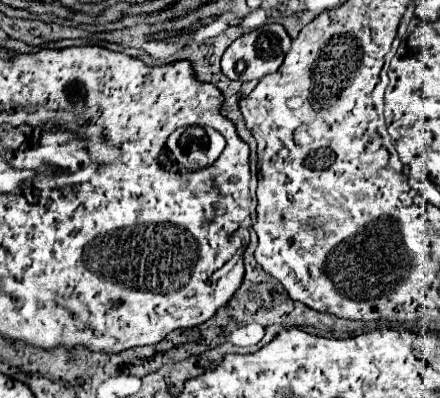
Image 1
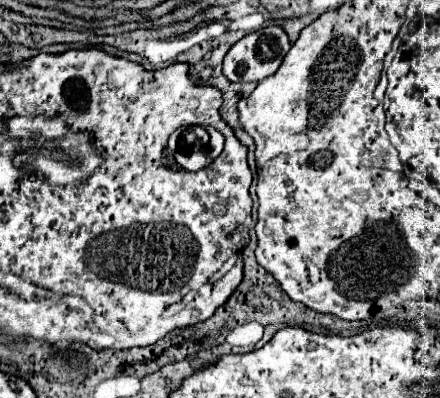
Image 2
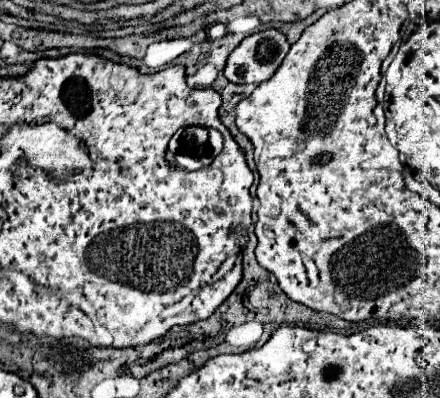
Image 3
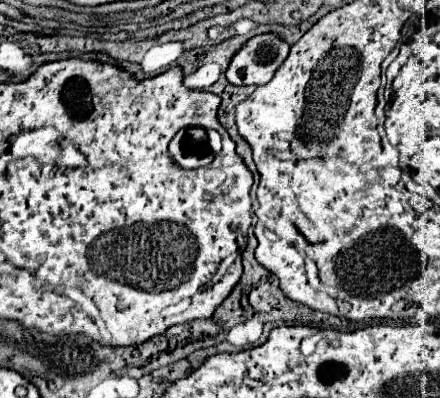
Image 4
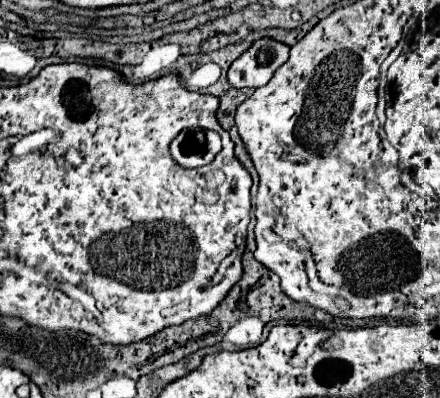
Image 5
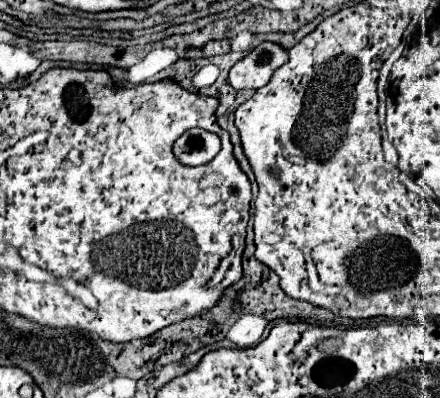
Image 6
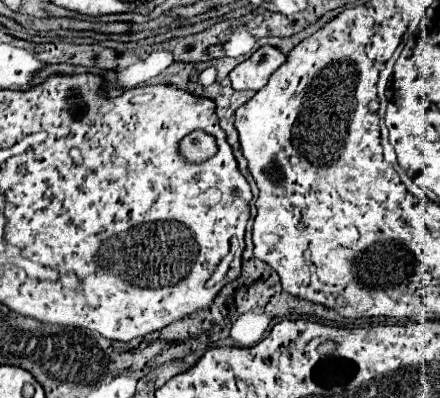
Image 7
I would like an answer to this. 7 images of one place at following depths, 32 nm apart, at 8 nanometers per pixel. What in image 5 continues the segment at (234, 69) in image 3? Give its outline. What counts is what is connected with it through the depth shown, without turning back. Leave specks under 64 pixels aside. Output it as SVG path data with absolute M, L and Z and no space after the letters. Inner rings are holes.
M258 38L228 68L228 82L236 88L264 86L288 60L288 46L274 38Z

